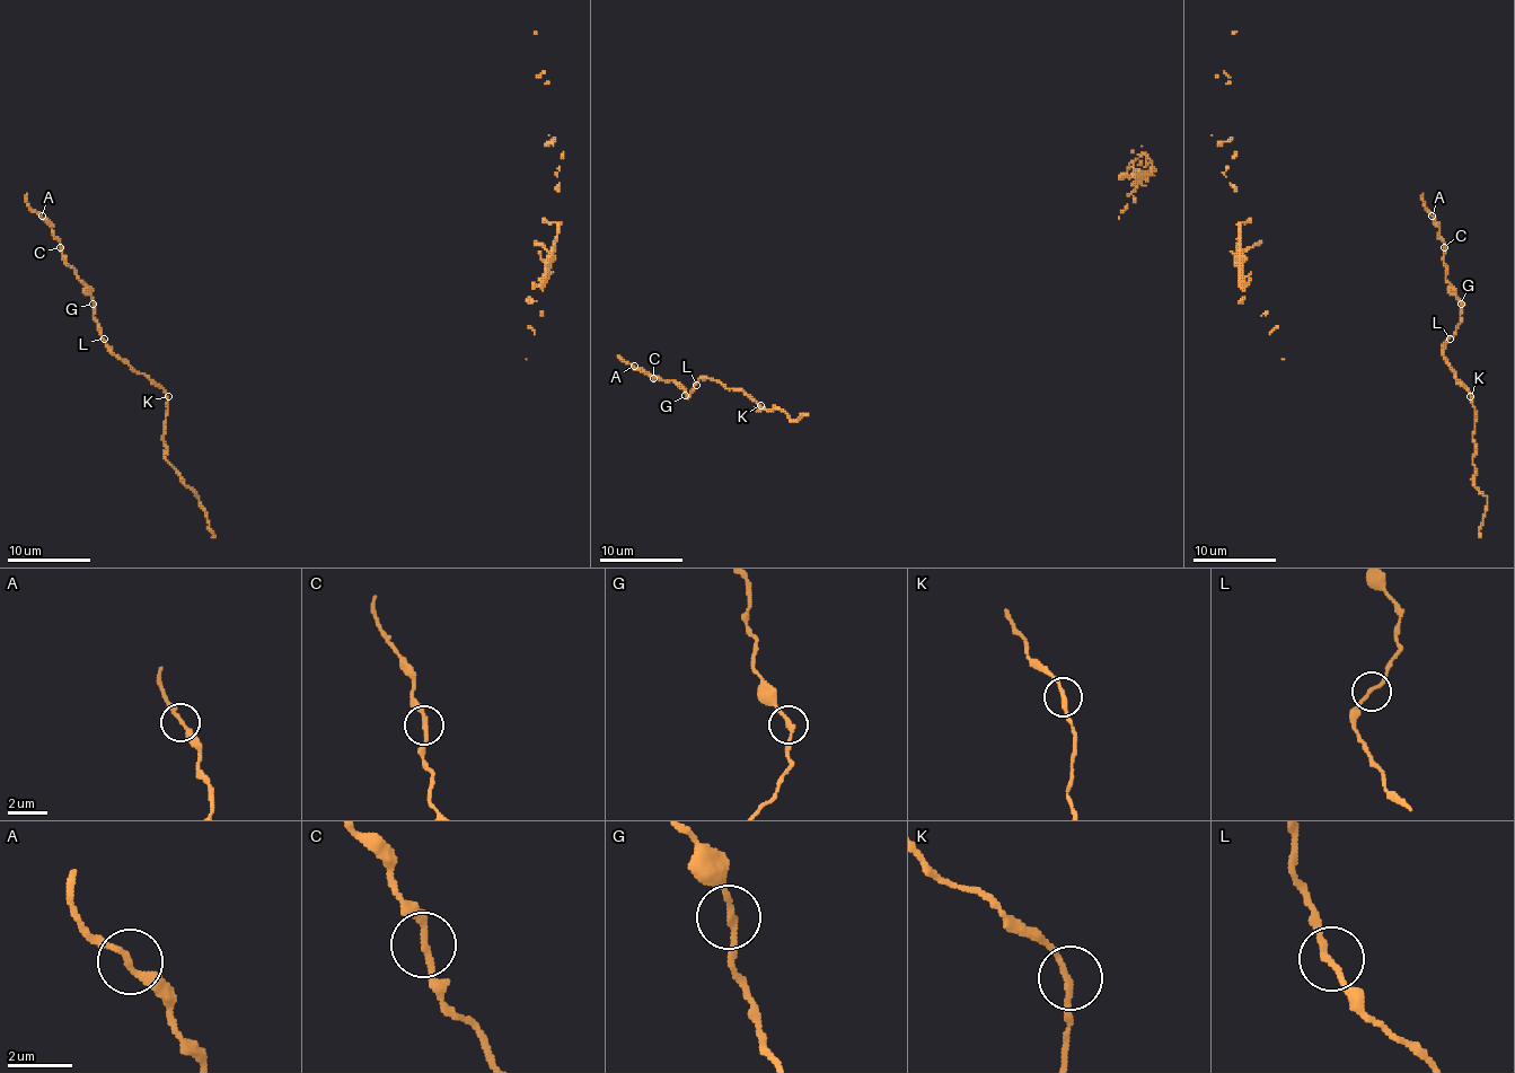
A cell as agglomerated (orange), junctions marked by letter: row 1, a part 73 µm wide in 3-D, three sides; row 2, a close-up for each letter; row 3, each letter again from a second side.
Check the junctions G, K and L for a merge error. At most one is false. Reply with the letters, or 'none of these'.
none of these

